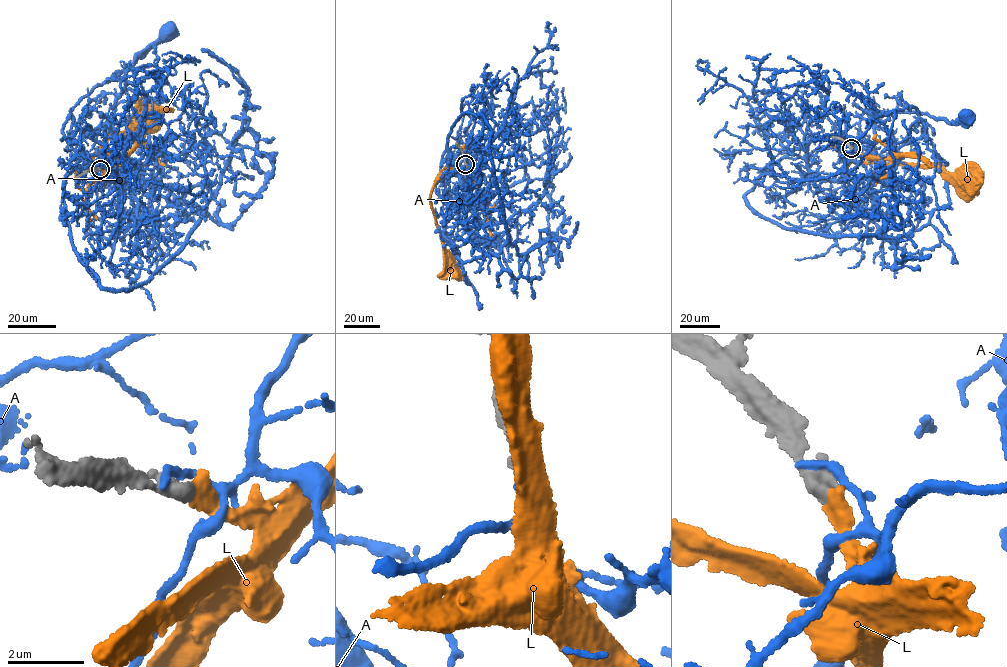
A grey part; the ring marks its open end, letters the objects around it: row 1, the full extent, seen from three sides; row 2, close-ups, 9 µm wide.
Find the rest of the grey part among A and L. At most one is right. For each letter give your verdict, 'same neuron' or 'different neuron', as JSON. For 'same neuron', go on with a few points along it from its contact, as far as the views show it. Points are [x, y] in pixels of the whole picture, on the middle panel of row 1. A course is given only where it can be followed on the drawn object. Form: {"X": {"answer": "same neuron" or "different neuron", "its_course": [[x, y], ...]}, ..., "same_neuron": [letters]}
{"A": {"answer": "different neuron"}, "L": {"answer": "same neuron", "its_course": [[465, 164], [465, 169], [443, 175], [430, 193], [436, 226], [453, 271]]}, "same_neuron": ["L"]}

